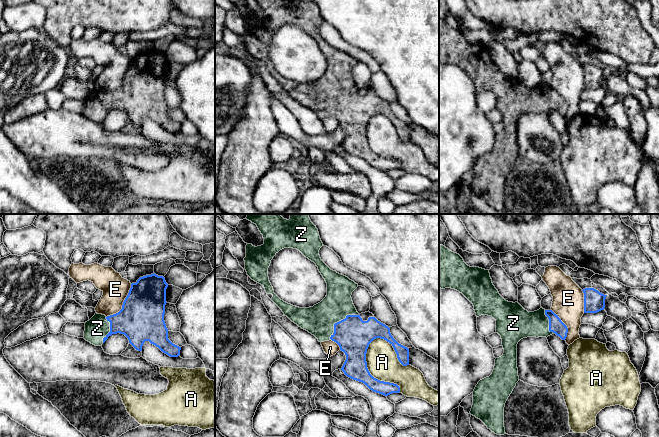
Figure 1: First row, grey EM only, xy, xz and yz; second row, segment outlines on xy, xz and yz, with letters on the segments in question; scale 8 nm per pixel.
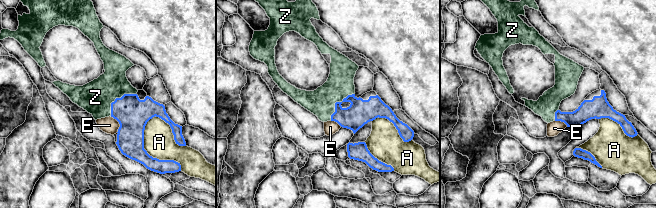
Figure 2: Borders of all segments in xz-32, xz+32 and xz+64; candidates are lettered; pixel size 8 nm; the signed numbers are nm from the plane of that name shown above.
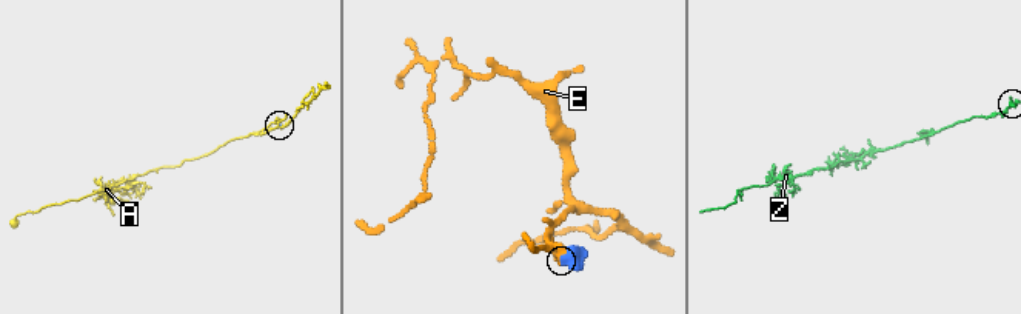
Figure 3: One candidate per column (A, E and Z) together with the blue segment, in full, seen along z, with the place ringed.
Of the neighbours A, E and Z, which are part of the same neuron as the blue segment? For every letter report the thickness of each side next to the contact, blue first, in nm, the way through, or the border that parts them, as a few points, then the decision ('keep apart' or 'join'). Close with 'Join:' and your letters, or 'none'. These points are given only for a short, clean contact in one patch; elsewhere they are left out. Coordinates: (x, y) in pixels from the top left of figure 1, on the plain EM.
A: 190 nm thick on the blue side, 260 nm on the other; keep apart
E: 360 nm thick on the blue side, 220 nm on the other; keep apart
Z: 280 nm thick on the blue side, 240 nm on the other; runs through xz (353, 111), (339, 97), (319, 96); join
Join: Z

